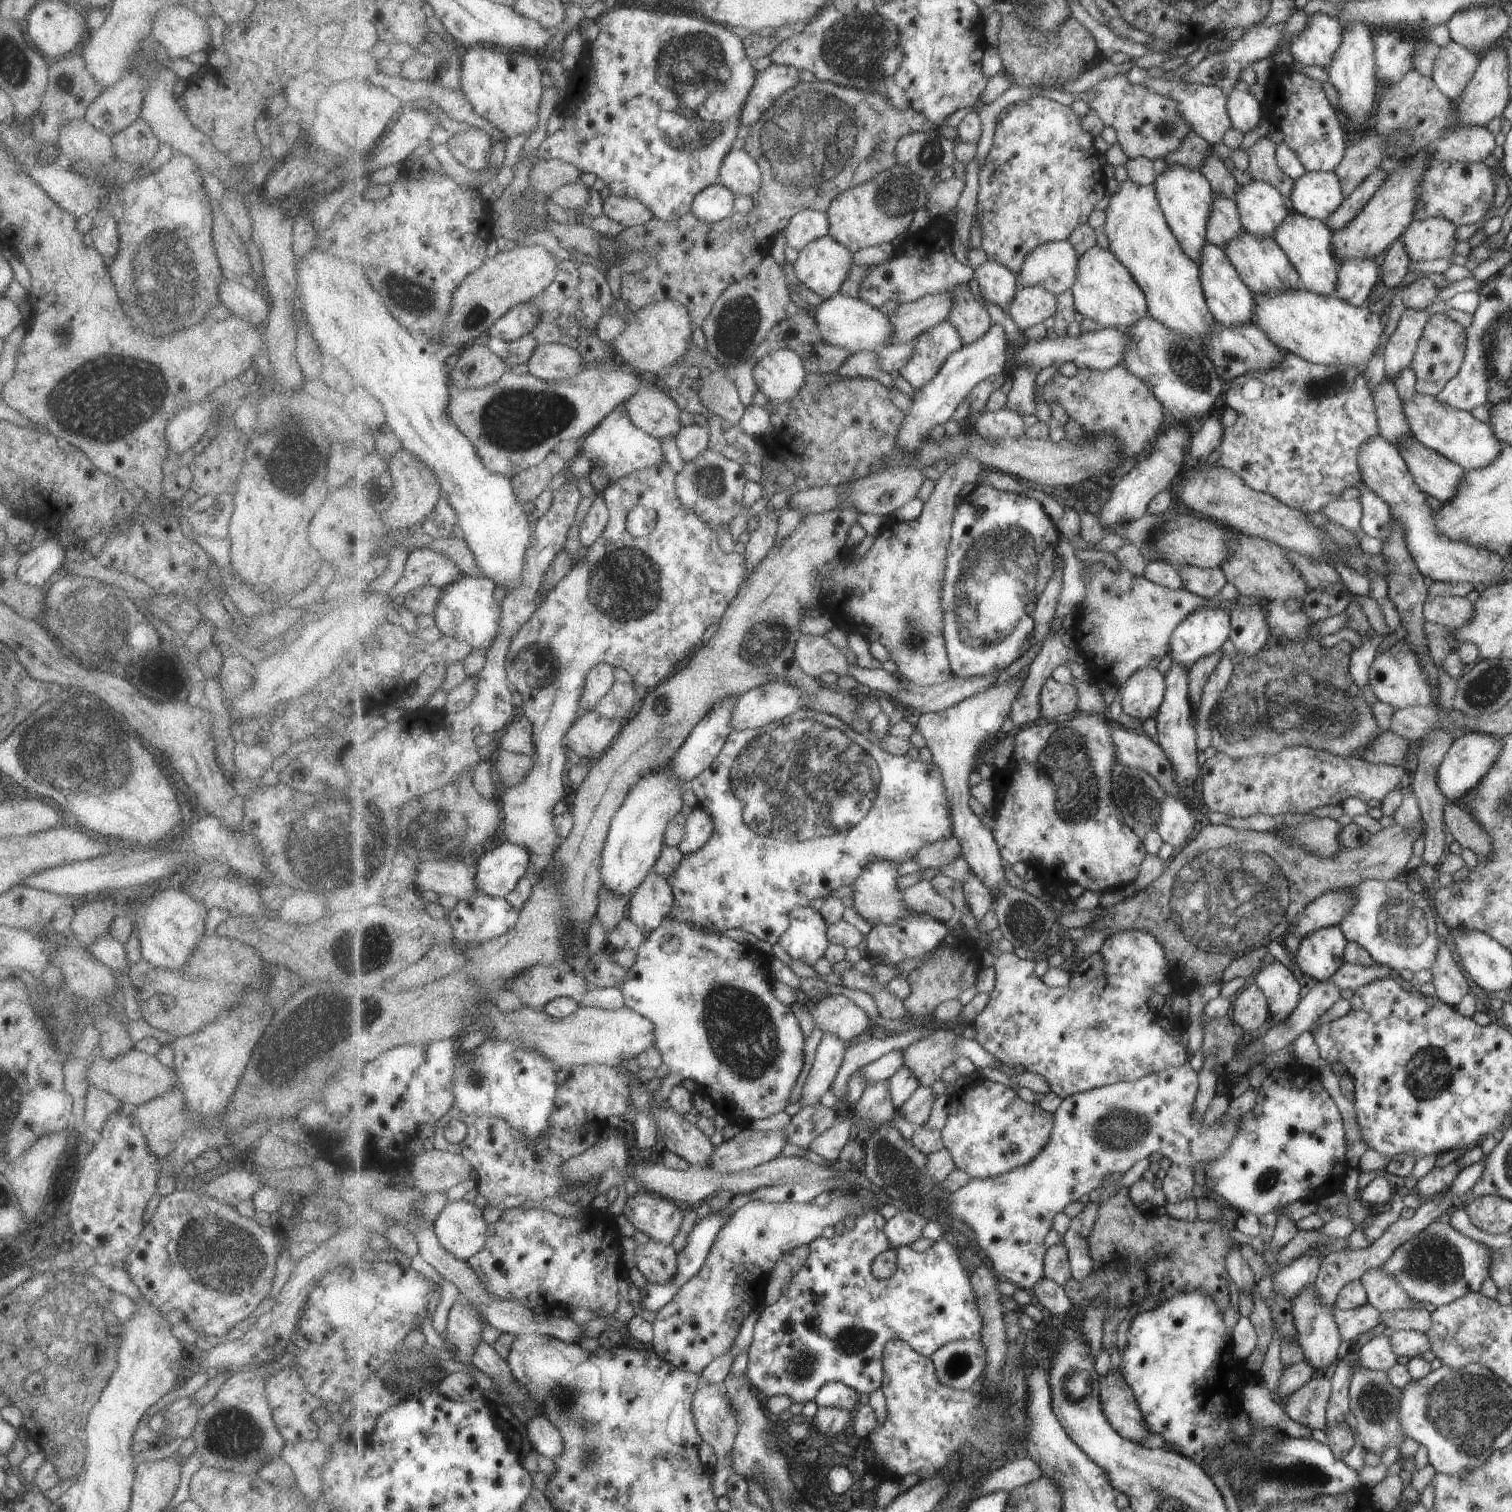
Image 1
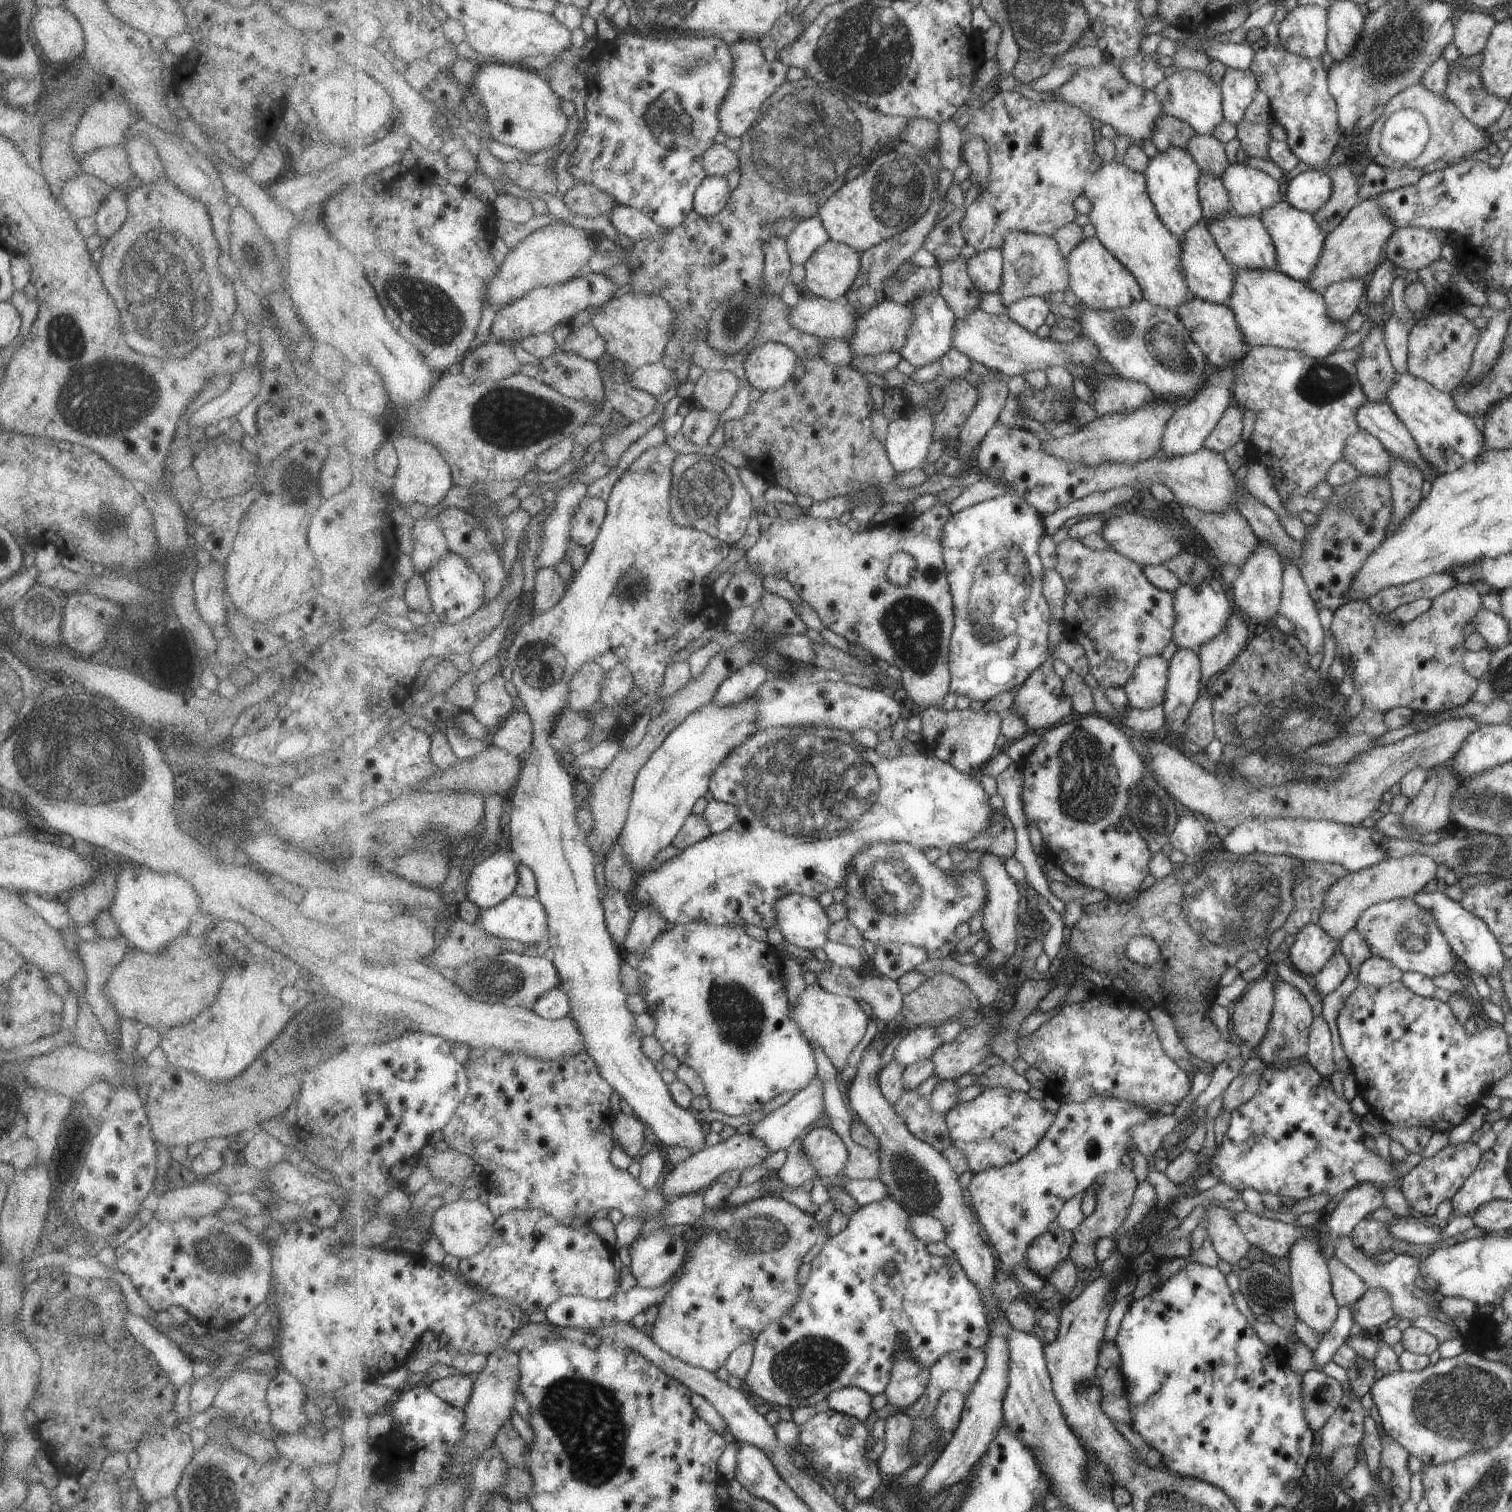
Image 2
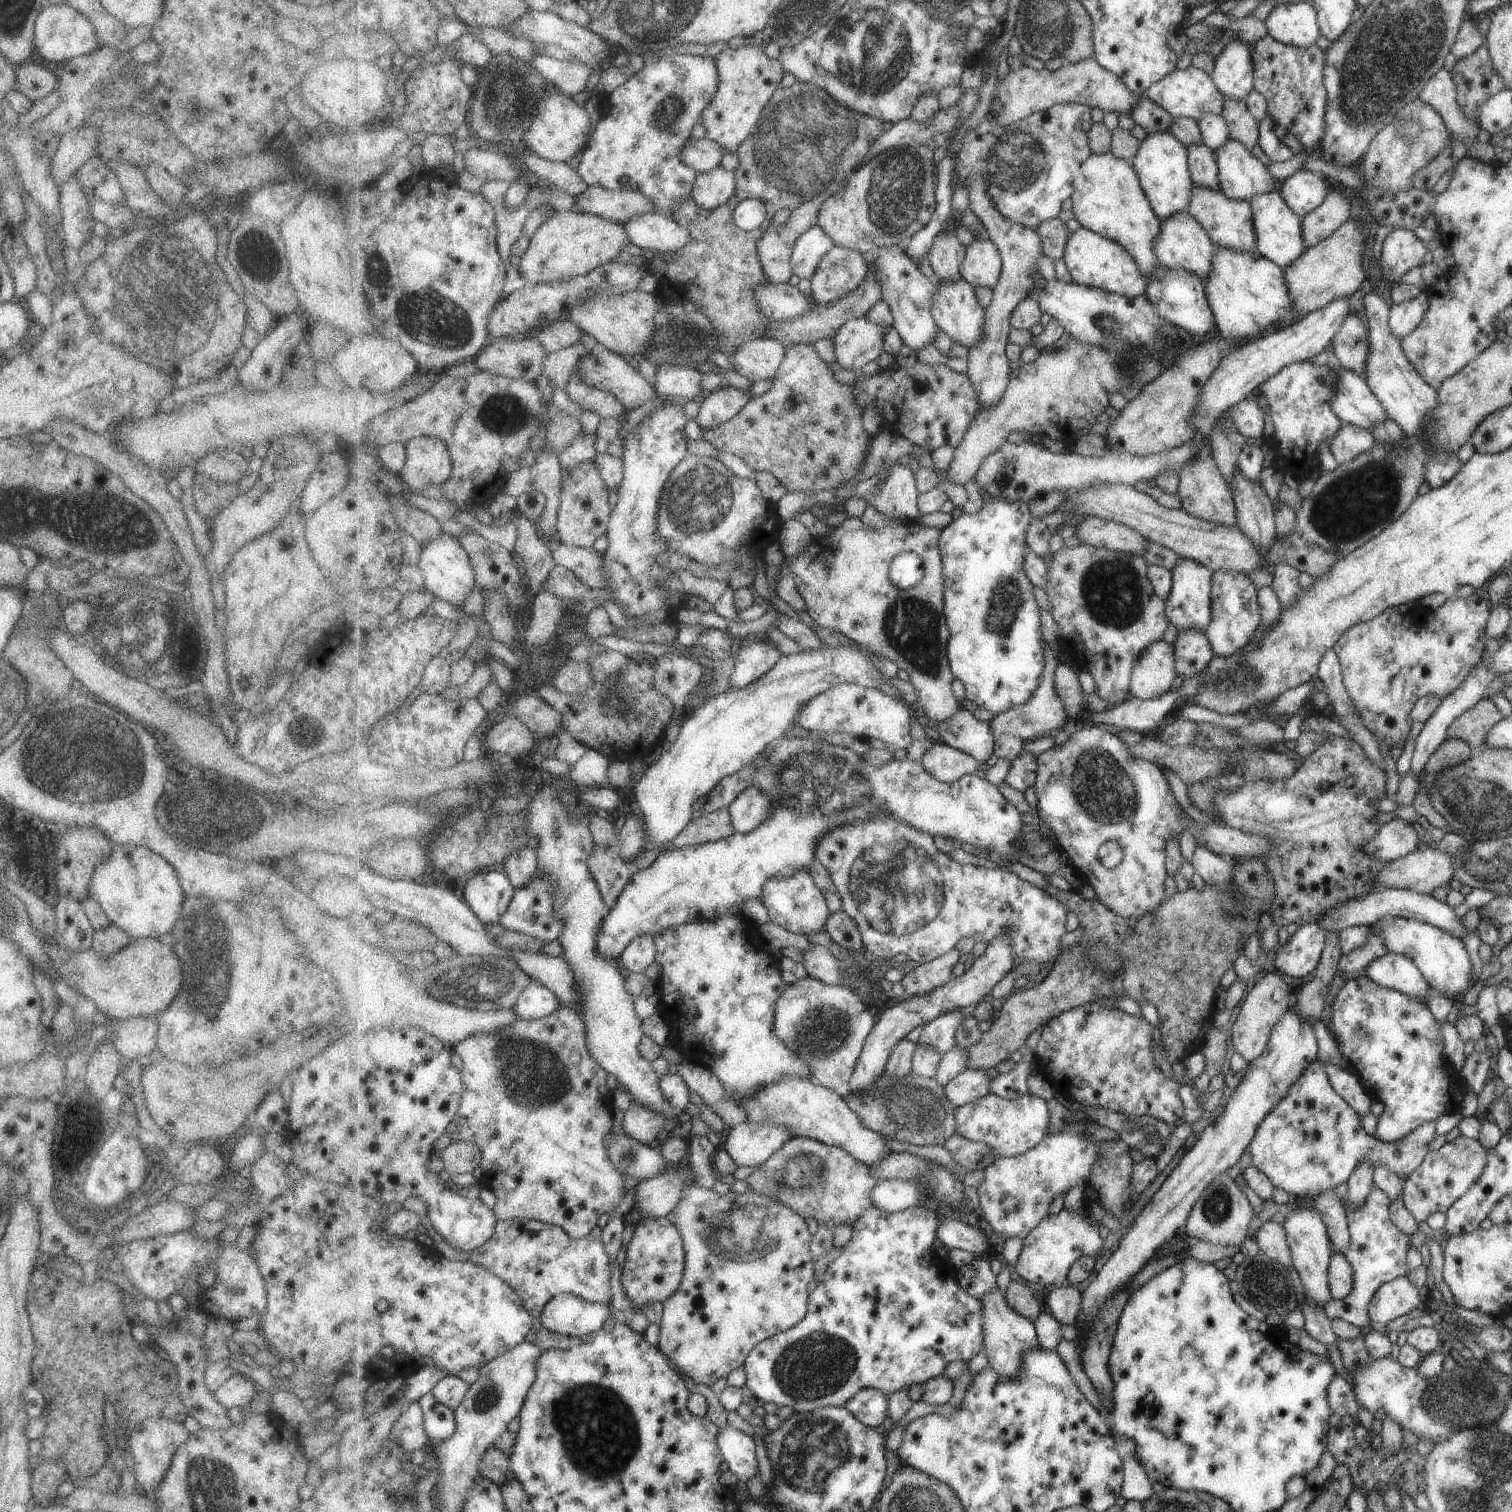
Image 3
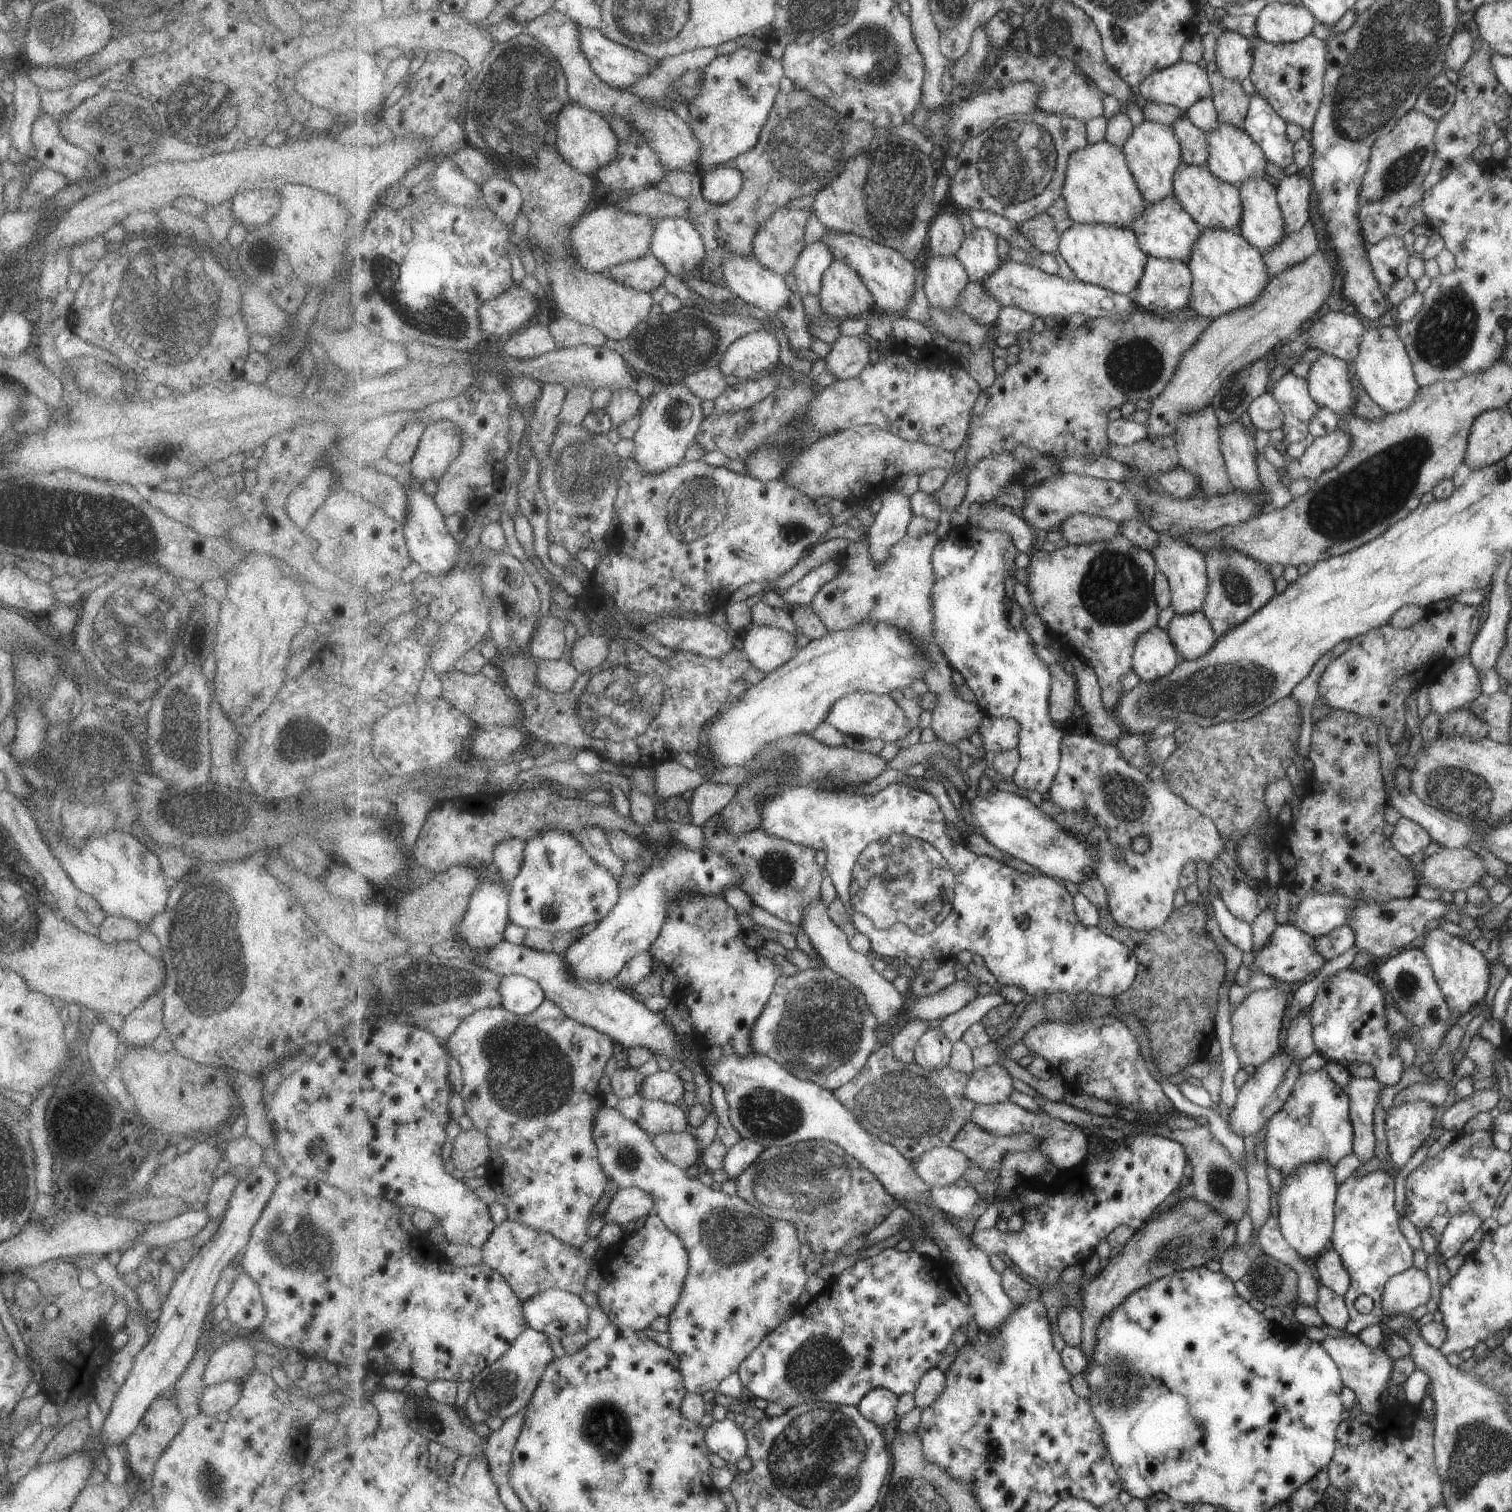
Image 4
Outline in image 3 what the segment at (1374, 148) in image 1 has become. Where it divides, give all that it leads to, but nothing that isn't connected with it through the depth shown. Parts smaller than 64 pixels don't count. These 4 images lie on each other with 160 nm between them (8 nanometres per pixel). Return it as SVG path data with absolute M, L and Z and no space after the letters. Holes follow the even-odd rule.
M1332 188L1325 202L1304 216L1302 230L1306 249L1334 235L1335 230L1349 219L1350 206L1350 201Z

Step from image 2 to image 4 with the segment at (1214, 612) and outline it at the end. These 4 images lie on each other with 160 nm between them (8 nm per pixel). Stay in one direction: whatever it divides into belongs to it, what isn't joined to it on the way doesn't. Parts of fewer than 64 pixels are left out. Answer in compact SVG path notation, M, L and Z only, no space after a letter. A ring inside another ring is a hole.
M1168 532L1159 533L1157 547L1153 550L1157 558L1158 570L1162 571L1172 586L1172 603L1176 615L1189 615L1204 607L1208 594L1208 564L1205 555L1196 547Z

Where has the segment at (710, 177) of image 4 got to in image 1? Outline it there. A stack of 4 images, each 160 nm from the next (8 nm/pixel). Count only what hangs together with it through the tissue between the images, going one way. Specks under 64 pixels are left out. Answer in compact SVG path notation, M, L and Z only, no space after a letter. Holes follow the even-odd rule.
M720 181L705 188L695 200L693 210L702 220L715 223L735 212L736 192Z

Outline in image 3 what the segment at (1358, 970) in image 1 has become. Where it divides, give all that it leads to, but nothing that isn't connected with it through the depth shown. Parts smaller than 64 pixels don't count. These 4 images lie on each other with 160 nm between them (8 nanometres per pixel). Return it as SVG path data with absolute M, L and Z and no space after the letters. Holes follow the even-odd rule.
M1388 952L1375 958L1367 968L1366 974L1376 981L1376 984L1406 993L1408 997L1426 1000L1428 992L1431 991L1421 969L1410 957Z

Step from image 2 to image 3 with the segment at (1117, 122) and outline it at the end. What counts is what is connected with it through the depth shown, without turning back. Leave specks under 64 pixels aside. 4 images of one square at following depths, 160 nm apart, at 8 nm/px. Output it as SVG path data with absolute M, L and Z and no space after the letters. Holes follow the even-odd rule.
M1096 58L1052 71L1037 70L1023 66L1001 73L997 83L997 97L993 100L990 112L997 113L997 123L1014 124L1037 112L1048 111L1060 103L1082 103L1092 108L1100 108L1106 114L1118 111L1120 114L1132 114L1141 98L1110 69L1104 68Z

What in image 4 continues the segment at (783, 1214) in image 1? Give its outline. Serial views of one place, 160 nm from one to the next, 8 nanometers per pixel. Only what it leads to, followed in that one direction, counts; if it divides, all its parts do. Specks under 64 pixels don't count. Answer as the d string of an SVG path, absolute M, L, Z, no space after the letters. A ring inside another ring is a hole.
M605 1105L598 1111L597 1126L595 1128L595 1137L599 1146L599 1155L601 1156L602 1164L605 1166L605 1172L610 1179L616 1181L623 1189L626 1187L638 1187L650 1194L653 1194L657 1200L656 1214L660 1215L678 1236L685 1240L686 1246L689 1248L691 1256L691 1267L689 1279L687 1280L685 1291L682 1293L682 1298L677 1304L676 1310L670 1316L670 1337L674 1352L681 1356L681 1367L686 1377L687 1388L690 1393L698 1393L699 1395L706 1394L710 1390L718 1391L721 1387L722 1381L726 1380L730 1375L738 1373L742 1363L761 1346L766 1337L774 1332L778 1327L784 1323L784 1316L790 1312L790 1308L796 1304L801 1308L806 1303L807 1291L806 1284L810 1280L808 1272L806 1272L806 1263L802 1262L802 1239L798 1232L796 1222L787 1222L783 1220L776 1220L764 1214L761 1208L756 1207L742 1198L738 1193L736 1195L728 1195L726 1192L714 1190L710 1186L706 1186L700 1182L700 1179L693 1180L688 1176L686 1169L680 1168L671 1160L668 1160L662 1151L657 1147L653 1141L651 1134L638 1122L624 1116L624 1113L618 1107L611 1107Z

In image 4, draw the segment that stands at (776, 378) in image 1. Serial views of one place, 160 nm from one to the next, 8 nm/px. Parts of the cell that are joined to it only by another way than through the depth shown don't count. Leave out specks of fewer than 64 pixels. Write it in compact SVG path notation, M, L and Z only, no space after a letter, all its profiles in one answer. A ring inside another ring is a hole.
M762 328L737 340L719 366L728 376L746 381L772 372L780 363L782 344L773 331Z

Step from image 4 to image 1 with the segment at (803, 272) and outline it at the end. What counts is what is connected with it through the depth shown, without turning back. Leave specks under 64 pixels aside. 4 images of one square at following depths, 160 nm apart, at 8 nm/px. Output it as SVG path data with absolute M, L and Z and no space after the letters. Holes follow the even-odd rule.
M806 209L797 214L785 228L787 244L796 250L804 250L810 243L827 237L832 232L829 213Z

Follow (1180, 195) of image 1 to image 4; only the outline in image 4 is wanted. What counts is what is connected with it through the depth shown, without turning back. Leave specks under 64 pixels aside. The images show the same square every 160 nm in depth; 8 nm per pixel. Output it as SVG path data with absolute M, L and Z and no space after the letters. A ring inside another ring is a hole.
M1146 120L1136 126L1123 148L1129 158L1132 172L1137 176L1141 191L1150 204L1153 205L1168 195L1174 195L1173 180L1182 160L1181 143L1172 126Z

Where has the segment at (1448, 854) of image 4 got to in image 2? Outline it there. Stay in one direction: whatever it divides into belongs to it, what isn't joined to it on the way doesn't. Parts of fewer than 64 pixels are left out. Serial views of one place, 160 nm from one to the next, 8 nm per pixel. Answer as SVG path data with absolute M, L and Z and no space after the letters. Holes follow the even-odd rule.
M1411 854L1400 858L1388 857L1372 867L1364 867L1360 871L1349 871L1344 878L1337 880L1330 887L1325 910L1321 912L1319 924L1334 940L1342 937L1355 928L1362 913L1374 903L1413 897L1436 877L1437 862L1425 854Z

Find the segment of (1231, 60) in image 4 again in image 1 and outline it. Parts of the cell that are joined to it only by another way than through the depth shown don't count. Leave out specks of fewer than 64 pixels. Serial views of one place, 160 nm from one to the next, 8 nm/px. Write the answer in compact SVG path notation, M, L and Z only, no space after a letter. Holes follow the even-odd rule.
M1241 78L1232 92L1228 92L1226 105L1231 126L1246 134L1258 126L1260 119L1265 117L1262 103L1256 101L1248 91L1249 84Z

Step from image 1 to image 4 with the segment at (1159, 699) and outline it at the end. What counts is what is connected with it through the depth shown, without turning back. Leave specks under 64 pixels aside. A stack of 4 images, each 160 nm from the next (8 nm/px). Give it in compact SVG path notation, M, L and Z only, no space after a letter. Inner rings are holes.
M1161 627L1151 628L1135 651L1135 672L1142 681L1152 682L1170 674L1178 664L1178 654L1174 650L1173 639Z

